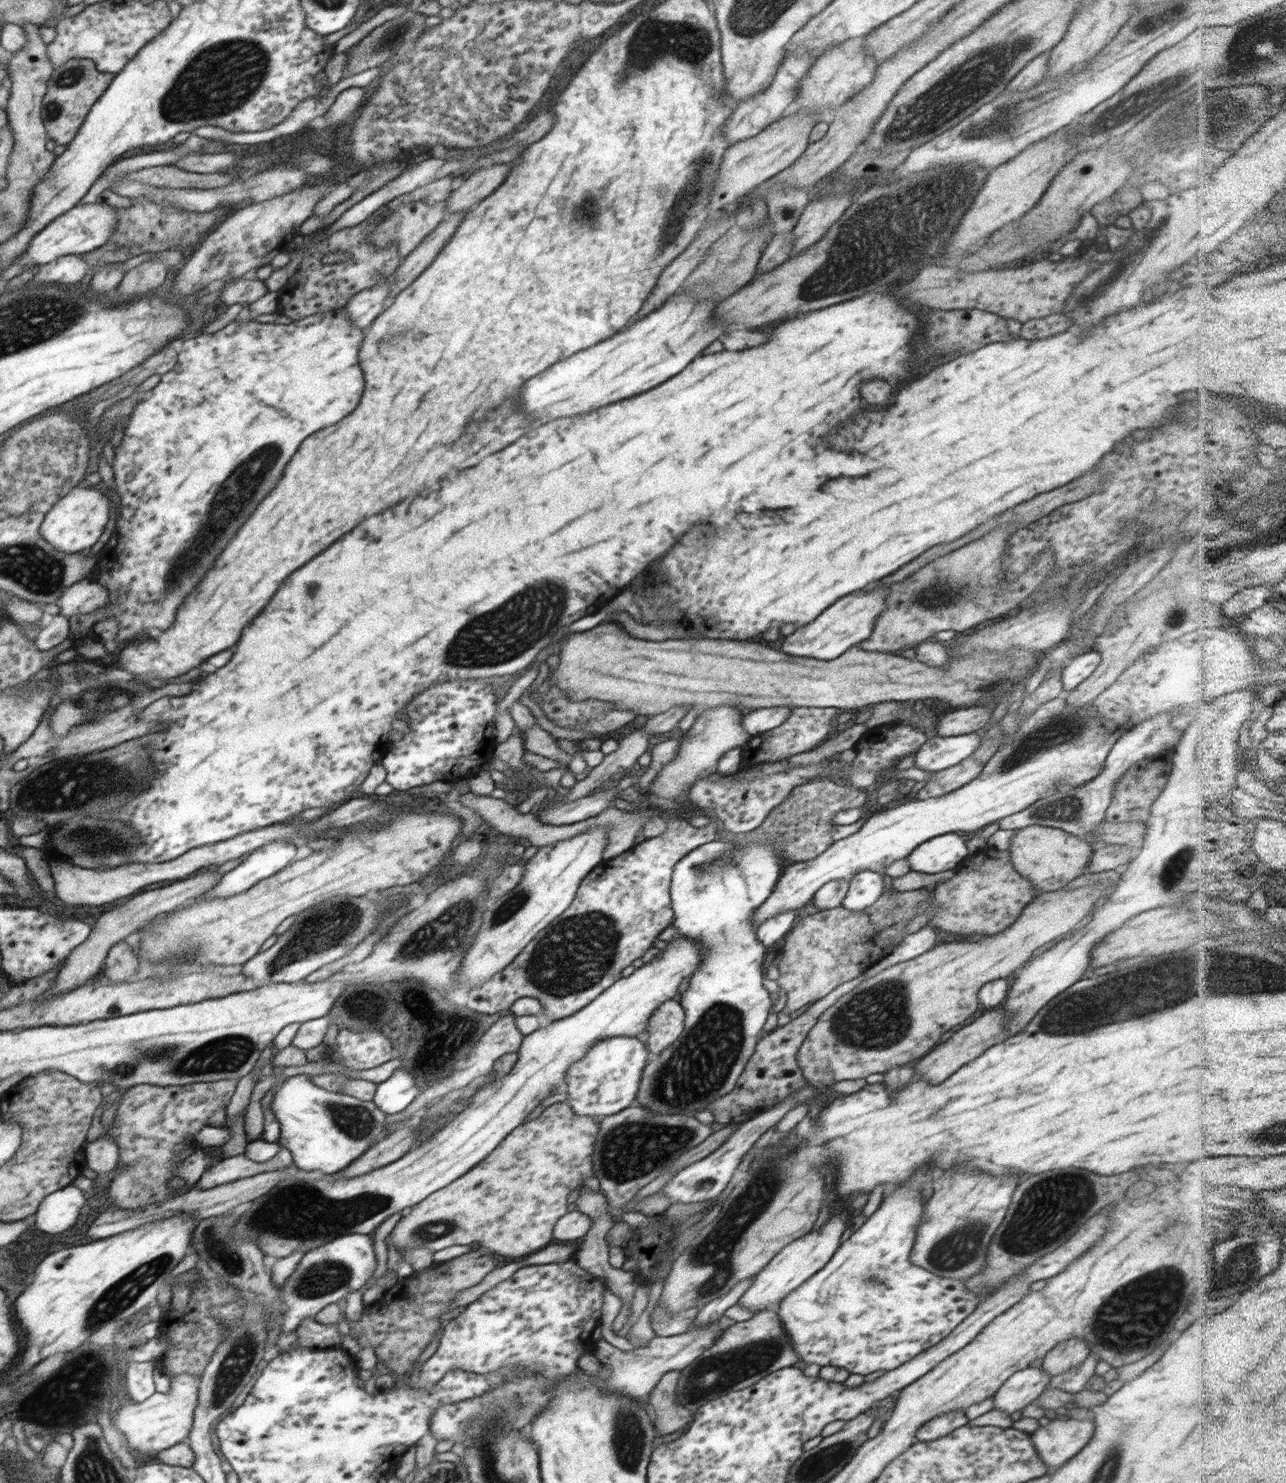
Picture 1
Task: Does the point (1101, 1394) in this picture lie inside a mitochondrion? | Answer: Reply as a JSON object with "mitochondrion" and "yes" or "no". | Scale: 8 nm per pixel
{"mitochondrion":"no"}

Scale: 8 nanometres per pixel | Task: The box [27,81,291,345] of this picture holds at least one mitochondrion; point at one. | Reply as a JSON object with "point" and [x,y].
{"point":[53,110]}

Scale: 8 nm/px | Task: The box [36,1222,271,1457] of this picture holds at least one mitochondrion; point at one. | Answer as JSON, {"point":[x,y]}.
{"point":[124,1292]}

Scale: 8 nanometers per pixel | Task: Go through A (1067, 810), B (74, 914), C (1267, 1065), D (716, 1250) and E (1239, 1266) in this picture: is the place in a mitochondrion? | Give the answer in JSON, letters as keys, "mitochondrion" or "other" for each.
{"A":"mitochondrion","B":"other","C":"other","D":"mitochondrion","E":"mitochondrion"}

